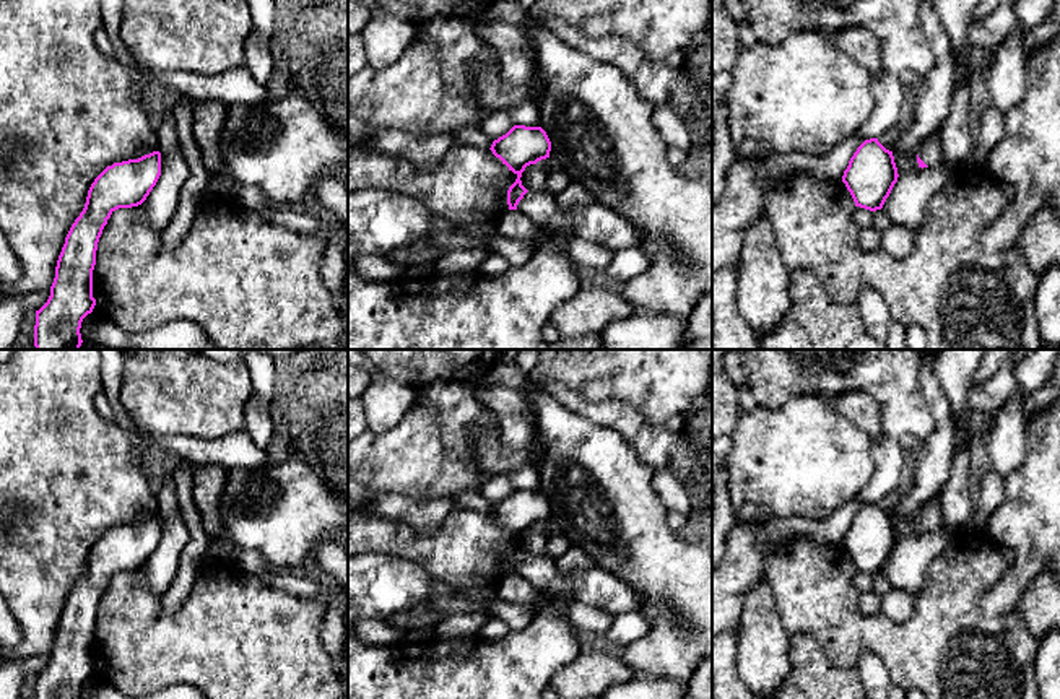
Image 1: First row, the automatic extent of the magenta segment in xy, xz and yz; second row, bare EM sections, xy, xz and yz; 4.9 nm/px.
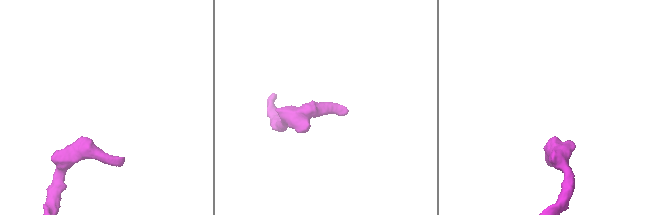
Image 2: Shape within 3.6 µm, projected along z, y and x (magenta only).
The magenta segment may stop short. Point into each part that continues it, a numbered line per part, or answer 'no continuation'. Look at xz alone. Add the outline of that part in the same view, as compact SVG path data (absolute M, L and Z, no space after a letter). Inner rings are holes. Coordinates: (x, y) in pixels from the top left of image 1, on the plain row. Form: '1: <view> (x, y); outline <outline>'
1: xz (597, 587); outline M546 554L527 556L517 574L551 597L567 595L572 601L605 610L613 616L636 611L642 601L626 582L602 567L566 574Z

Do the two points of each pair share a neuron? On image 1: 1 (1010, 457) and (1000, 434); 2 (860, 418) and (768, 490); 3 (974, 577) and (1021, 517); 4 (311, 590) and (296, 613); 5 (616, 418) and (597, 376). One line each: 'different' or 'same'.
1: same
2: different
3: different
4: different
5: different

